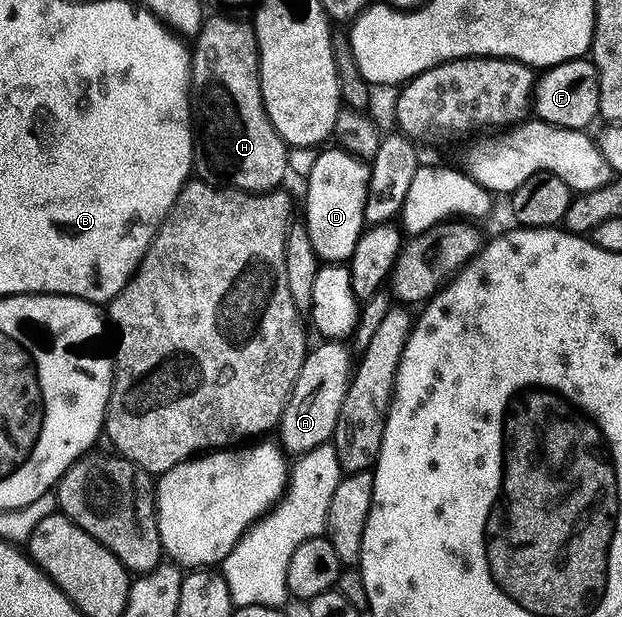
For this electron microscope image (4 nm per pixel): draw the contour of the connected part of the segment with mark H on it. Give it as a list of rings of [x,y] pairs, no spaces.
[[[209,18],[201,24],[201,31],[195,35],[194,46],[191,46],[191,65],[189,68],[189,84],[191,87],[191,121],[193,123],[193,170],[202,182],[209,182],[212,186],[242,190],[248,194],[266,194],[268,190],[278,189],[282,185],[285,173],[289,170],[290,147],[286,146],[279,132],[271,124],[265,111],[263,96],[261,95],[261,60],[257,56],[257,38],[253,34],[252,25],[248,21],[240,22],[237,18]]]

